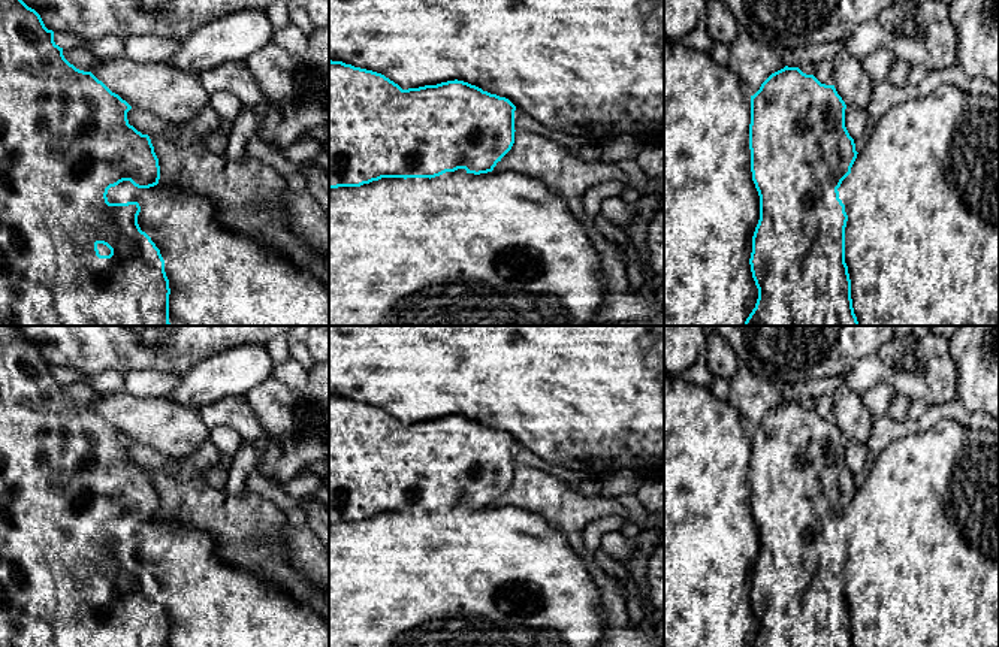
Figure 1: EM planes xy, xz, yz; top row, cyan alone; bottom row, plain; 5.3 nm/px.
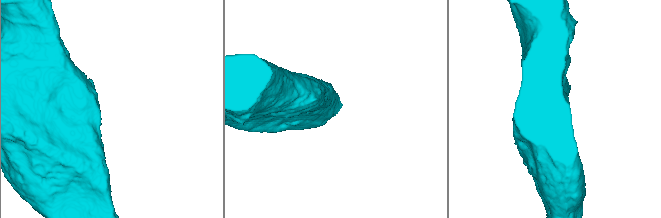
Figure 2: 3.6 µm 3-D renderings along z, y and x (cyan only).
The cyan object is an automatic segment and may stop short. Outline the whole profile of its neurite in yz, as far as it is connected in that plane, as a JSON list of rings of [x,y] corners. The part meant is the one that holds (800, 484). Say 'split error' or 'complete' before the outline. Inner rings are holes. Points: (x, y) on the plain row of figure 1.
complete | [[[799,402],[772,408],[751,430],[749,484],[752,516],[760,530],[760,554],[749,593],[758,634],[752,647],[854,647],[851,614],[845,598],[848,550],[837,523],[857,493],[854,474],[845,462],[846,439],[834,420],[821,418]]]

